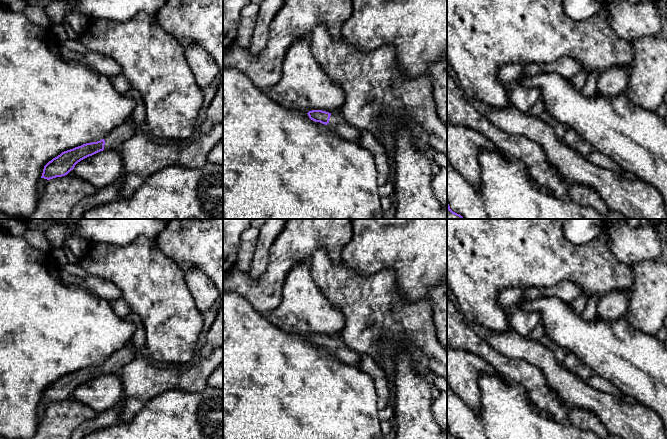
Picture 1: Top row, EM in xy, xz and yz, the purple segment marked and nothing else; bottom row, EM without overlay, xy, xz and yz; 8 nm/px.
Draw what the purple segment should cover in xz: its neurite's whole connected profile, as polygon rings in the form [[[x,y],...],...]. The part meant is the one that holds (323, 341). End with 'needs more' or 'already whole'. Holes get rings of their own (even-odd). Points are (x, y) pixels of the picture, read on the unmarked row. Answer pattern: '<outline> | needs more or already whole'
[[[312,334],[307,338],[311,344],[325,348],[335,360],[347,365],[356,365],[360,362],[361,355],[349,348],[342,337]]] | needs more

